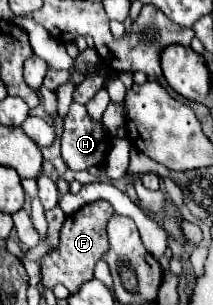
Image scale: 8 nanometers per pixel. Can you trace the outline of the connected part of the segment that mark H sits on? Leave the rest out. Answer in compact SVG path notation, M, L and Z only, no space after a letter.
M72 103L70 113L64 119L62 133L62 157L64 163L78 171L90 165L102 165L108 151L108 133L102 125L90 121L86 107Z

